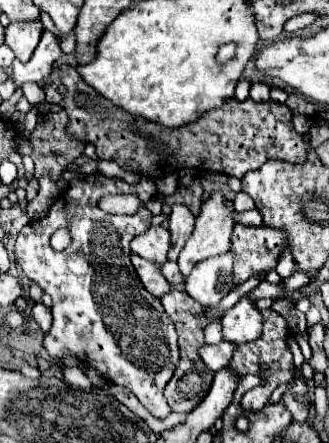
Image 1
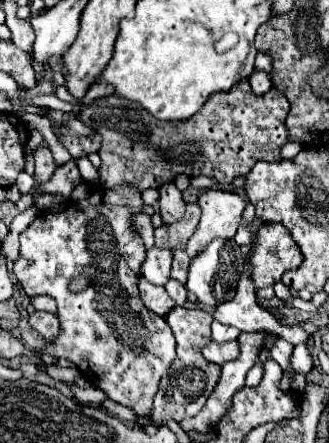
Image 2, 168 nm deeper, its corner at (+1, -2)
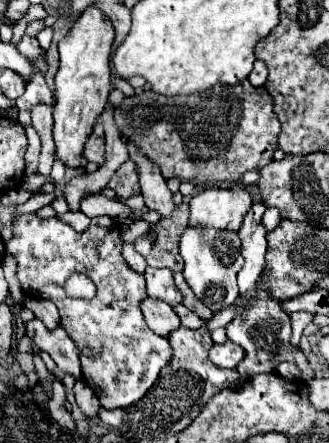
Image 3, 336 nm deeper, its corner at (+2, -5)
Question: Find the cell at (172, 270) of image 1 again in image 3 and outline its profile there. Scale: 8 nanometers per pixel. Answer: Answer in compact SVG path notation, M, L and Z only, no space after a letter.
M178 305L174 311L178 313L180 323L182 323L184 327L188 327L188 329L200 329L200 327L204 325L204 321L202 321L196 313L192 313L190 309L186 309L184 305Z

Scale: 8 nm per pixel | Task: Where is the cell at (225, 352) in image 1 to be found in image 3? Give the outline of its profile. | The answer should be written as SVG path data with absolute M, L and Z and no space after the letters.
M226 341L222 345L212 345L210 349L210 361L214 361L222 369L234 369L244 359L244 349L232 341Z

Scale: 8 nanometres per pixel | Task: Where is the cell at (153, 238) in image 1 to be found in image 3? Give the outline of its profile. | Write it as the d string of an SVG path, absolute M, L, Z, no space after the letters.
M146 267L146 287L148 287L148 297L166 301L170 307L176 307L182 303L182 293L178 291L178 287L174 285L172 279L172 271L166 269L154 269L154 267Z

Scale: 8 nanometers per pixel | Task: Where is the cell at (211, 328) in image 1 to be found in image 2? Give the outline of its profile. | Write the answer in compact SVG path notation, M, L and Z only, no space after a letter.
M217 320L213 322L211 330L213 330L213 336L211 336L211 338L213 338L215 342L229 342L229 340L237 340L237 336L241 334L237 328L231 328L231 326L219 324Z

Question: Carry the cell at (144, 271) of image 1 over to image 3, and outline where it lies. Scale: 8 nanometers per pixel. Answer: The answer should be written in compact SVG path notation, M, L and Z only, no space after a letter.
M146 297L140 307L142 307L142 313L144 313L146 325L156 335L168 337L174 329L180 327L180 319L178 319L178 315L174 313L174 309L168 303L162 303L160 299Z

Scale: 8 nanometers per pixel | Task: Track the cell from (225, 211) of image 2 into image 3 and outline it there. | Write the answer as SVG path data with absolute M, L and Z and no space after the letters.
M210 187L190 199L190 225L212 225L238 231L250 207L252 195L246 187Z

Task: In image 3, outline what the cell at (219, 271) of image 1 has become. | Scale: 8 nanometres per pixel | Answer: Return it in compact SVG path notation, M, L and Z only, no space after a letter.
M186 227L180 237L180 255L184 259L184 277L194 295L214 313L228 309L238 299L238 283L236 275L244 265L240 255L242 243L238 233L214 227Z

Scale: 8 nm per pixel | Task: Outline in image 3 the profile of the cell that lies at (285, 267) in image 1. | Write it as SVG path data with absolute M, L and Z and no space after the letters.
M294 312L290 315L292 326L292 343L299 345L305 327L312 322L312 314L308 312Z

